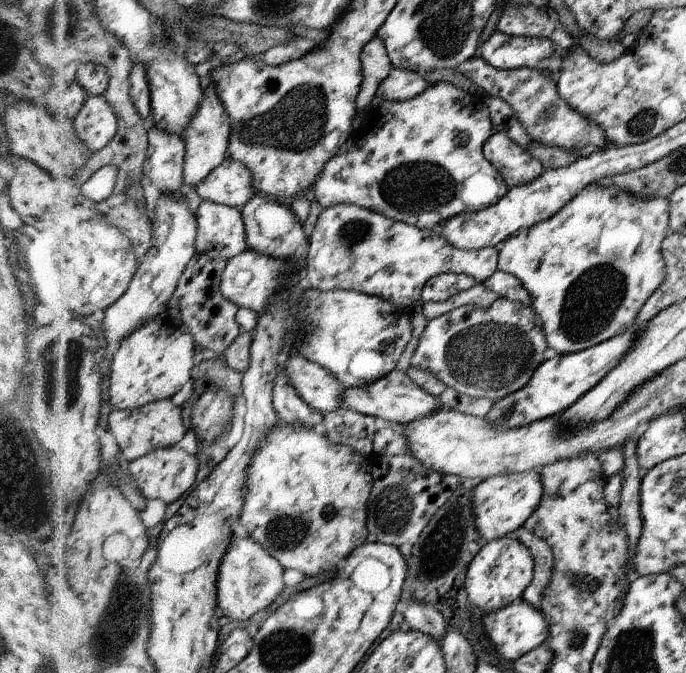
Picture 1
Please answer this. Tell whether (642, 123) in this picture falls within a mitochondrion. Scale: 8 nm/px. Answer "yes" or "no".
yes

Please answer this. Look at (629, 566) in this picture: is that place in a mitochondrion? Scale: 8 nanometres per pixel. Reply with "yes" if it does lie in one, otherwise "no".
no

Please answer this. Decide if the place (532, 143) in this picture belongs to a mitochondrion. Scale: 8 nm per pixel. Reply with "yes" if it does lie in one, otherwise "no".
no

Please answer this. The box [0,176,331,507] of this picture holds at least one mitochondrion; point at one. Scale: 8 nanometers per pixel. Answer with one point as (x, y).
(76, 358)

